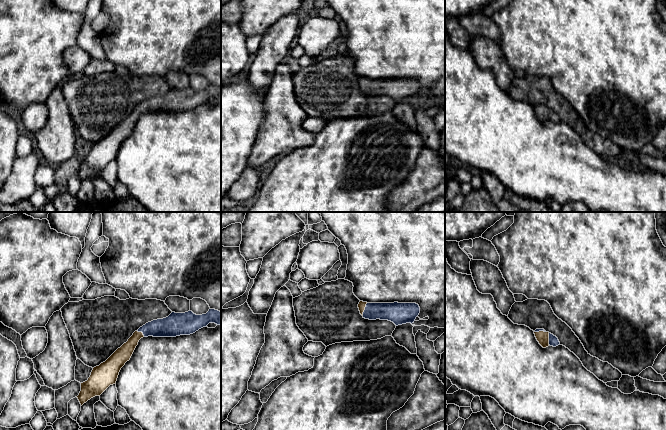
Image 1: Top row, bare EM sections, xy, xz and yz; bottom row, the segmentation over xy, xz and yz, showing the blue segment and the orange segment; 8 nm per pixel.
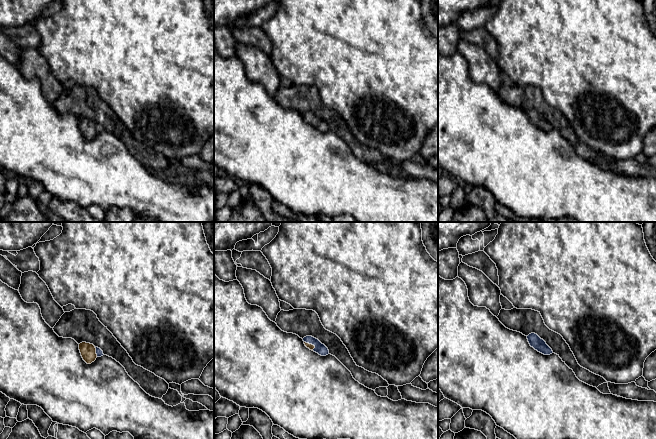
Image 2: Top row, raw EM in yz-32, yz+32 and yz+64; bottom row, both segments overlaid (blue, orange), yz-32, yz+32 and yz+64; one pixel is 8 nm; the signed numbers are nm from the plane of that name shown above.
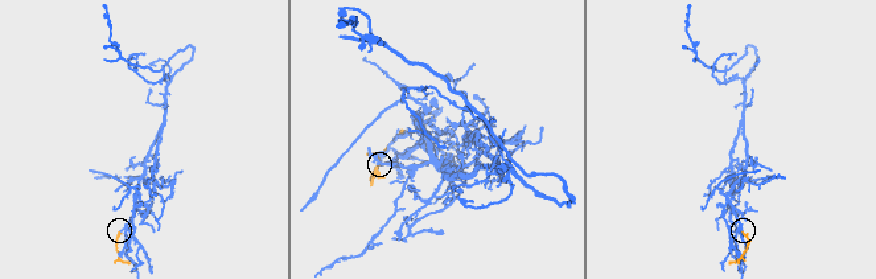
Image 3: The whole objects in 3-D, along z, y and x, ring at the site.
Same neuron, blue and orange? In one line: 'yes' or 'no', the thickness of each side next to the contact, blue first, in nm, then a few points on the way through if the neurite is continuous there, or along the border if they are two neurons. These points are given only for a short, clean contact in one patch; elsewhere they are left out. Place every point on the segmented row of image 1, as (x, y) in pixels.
yes; calibres 160 and 60 nm; way xz (395, 312), (365, 309), (361, 305)

